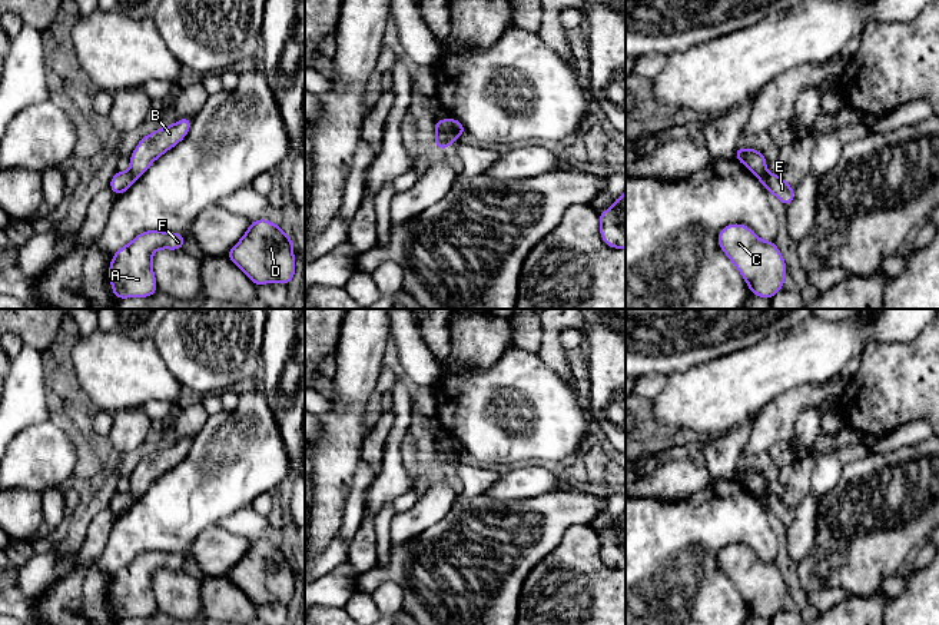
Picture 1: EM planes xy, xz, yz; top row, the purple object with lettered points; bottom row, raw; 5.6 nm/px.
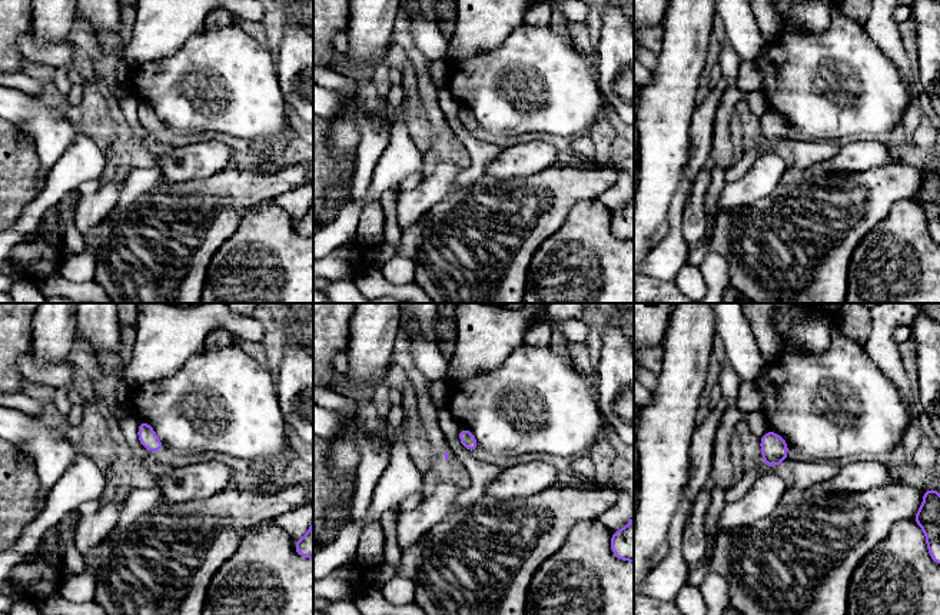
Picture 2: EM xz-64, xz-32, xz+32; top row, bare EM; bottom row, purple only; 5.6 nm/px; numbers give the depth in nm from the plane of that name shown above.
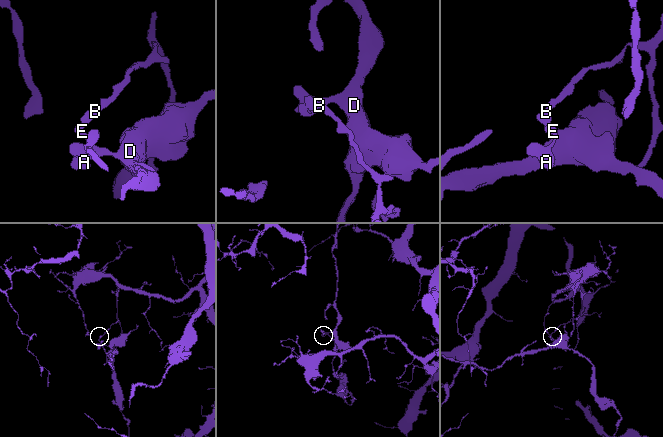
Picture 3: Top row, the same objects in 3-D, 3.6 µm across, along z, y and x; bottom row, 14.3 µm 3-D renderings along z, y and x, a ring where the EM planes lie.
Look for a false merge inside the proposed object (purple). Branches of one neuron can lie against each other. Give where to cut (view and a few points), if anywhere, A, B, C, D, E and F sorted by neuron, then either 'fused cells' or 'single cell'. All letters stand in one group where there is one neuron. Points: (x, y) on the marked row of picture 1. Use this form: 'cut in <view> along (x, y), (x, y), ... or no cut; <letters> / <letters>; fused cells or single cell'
cut in xz along (451, 119), (451, 125), (458, 135); A C D E F / B; fused cells

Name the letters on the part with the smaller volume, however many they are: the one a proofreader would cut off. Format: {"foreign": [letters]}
{"foreign": ["A", "C", "D", "E", "F"]}

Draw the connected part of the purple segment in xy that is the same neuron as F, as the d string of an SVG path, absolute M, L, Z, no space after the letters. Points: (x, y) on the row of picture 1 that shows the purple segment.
M147 230L120 247L109 266L109 277L116 299L153 296L157 292L152 269L153 252L157 249L180 250L185 242L186 237L182 233Z

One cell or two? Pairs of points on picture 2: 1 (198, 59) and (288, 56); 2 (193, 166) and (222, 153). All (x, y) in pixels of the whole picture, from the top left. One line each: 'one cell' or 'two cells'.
1: two cells
2: one cell

